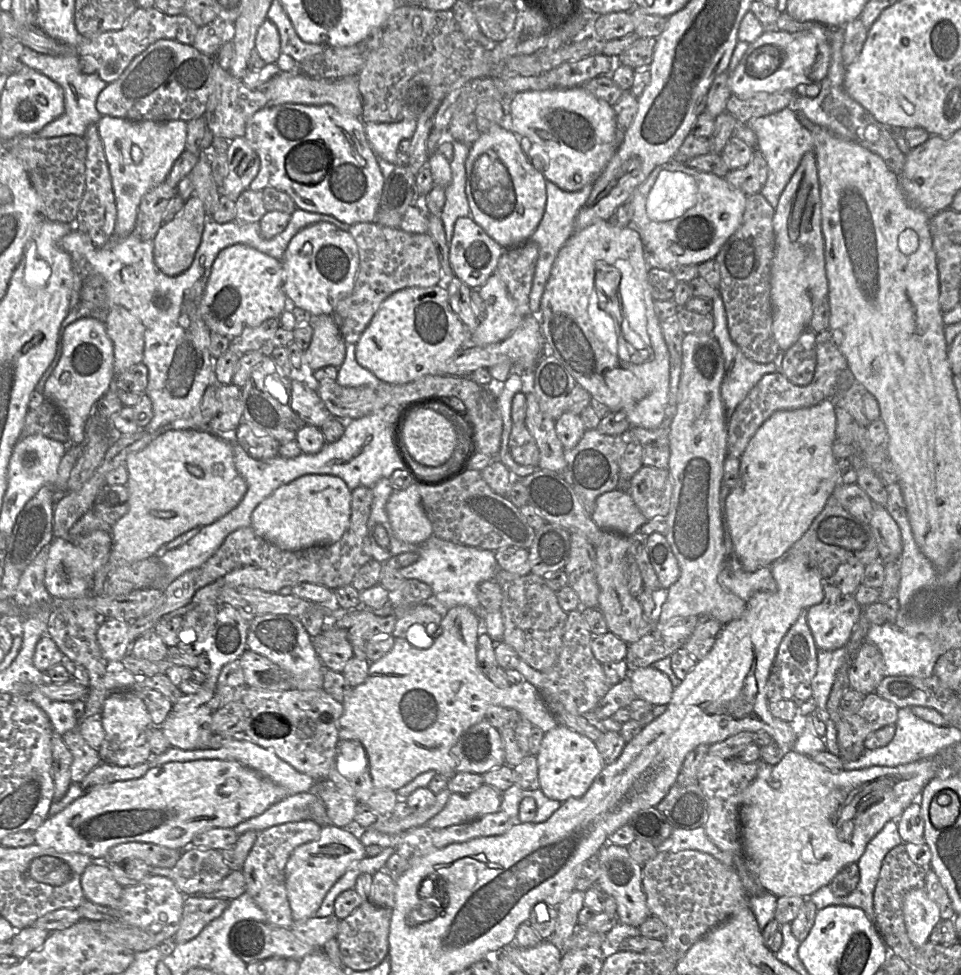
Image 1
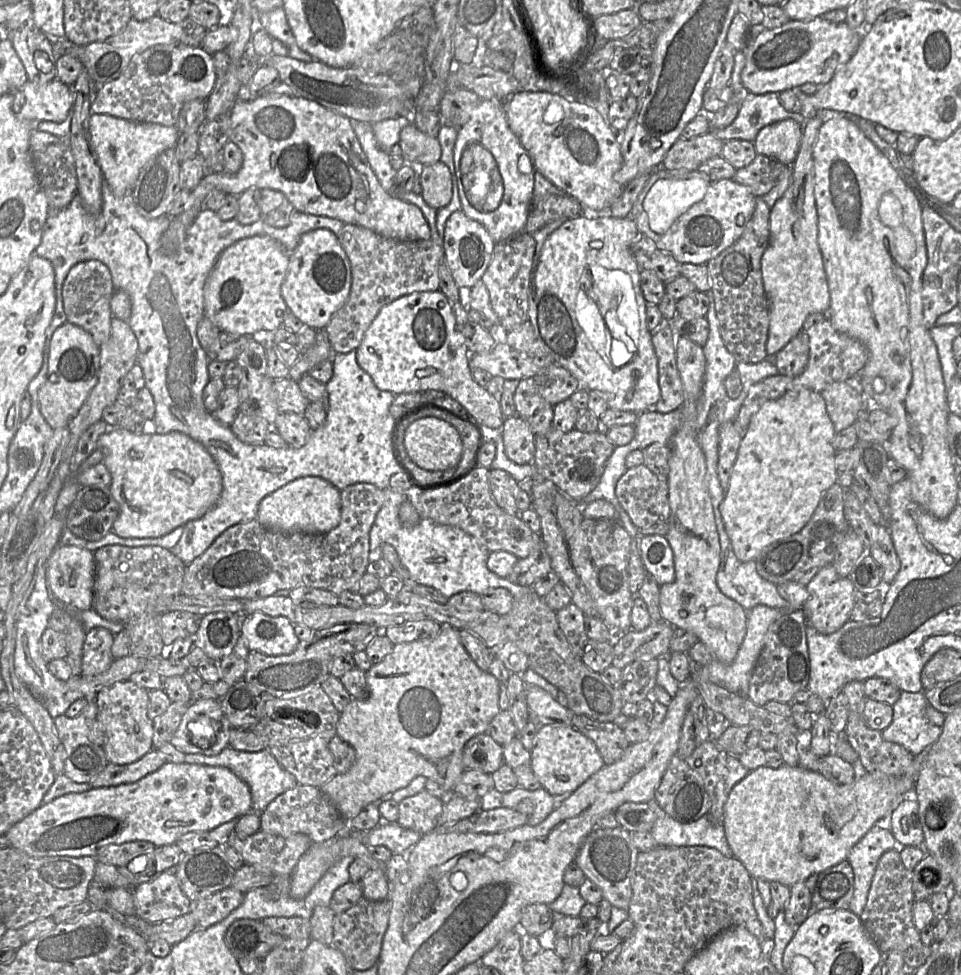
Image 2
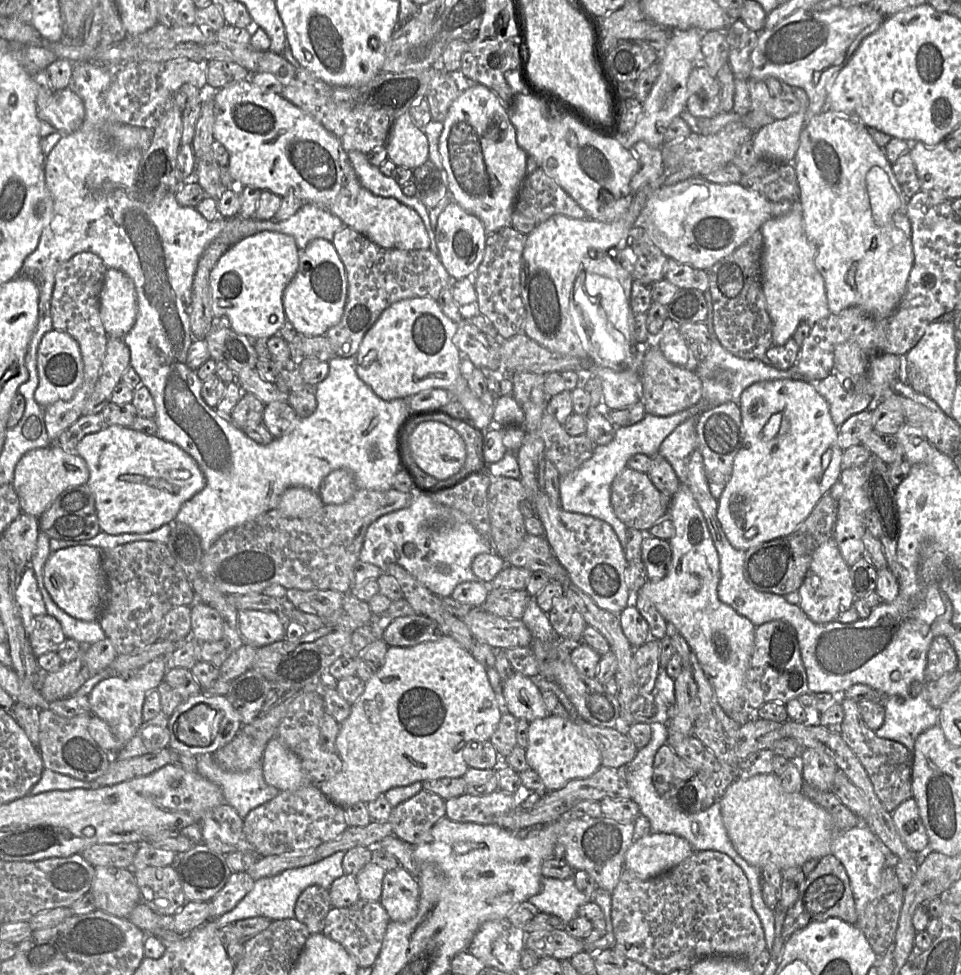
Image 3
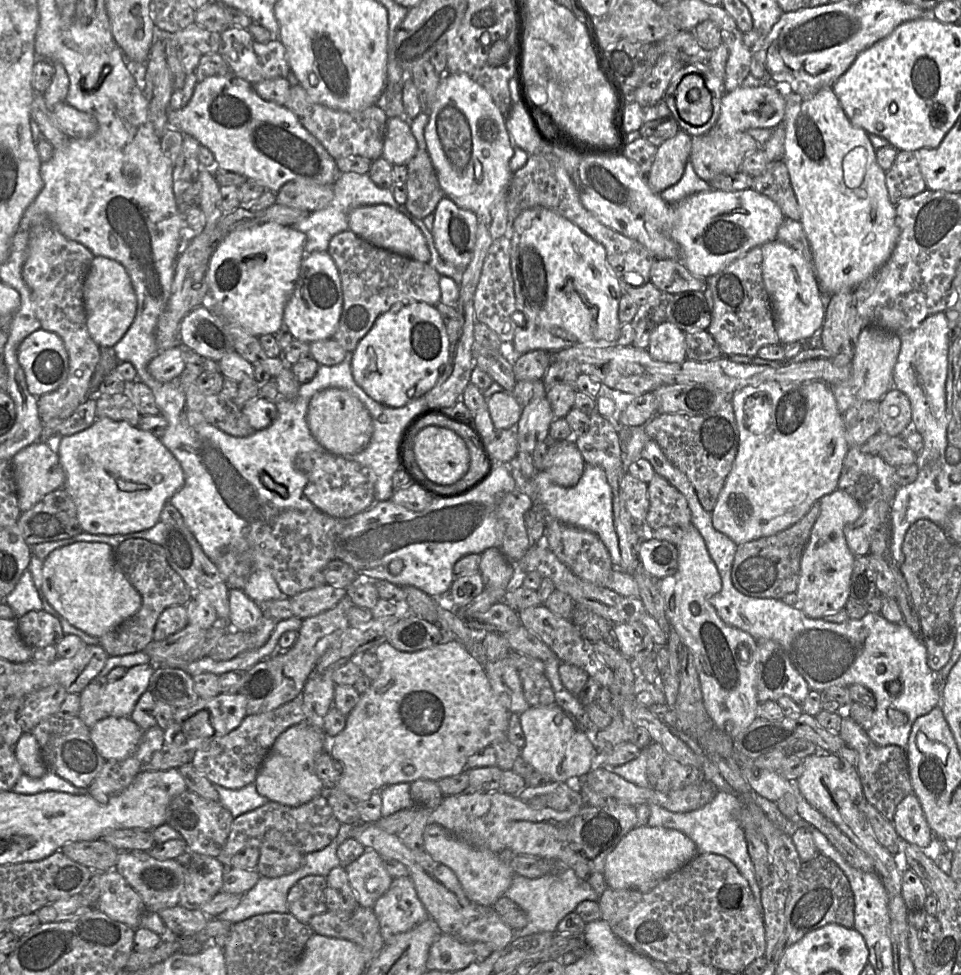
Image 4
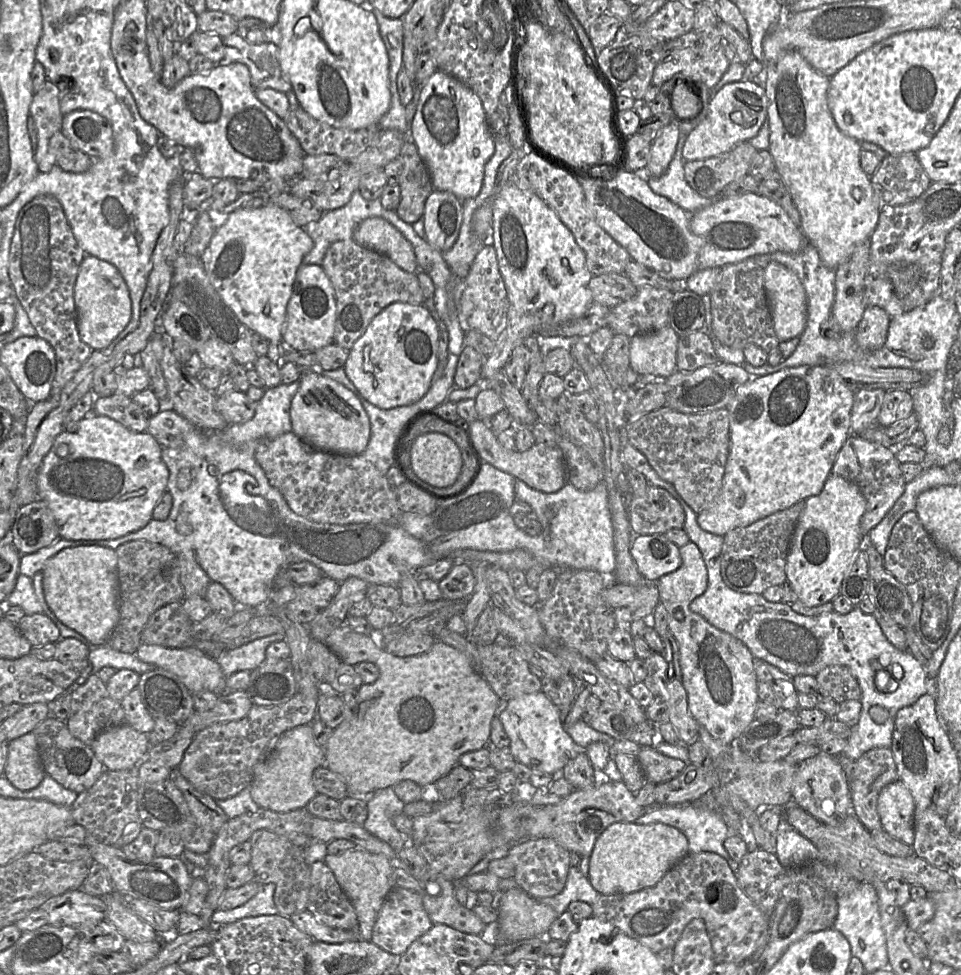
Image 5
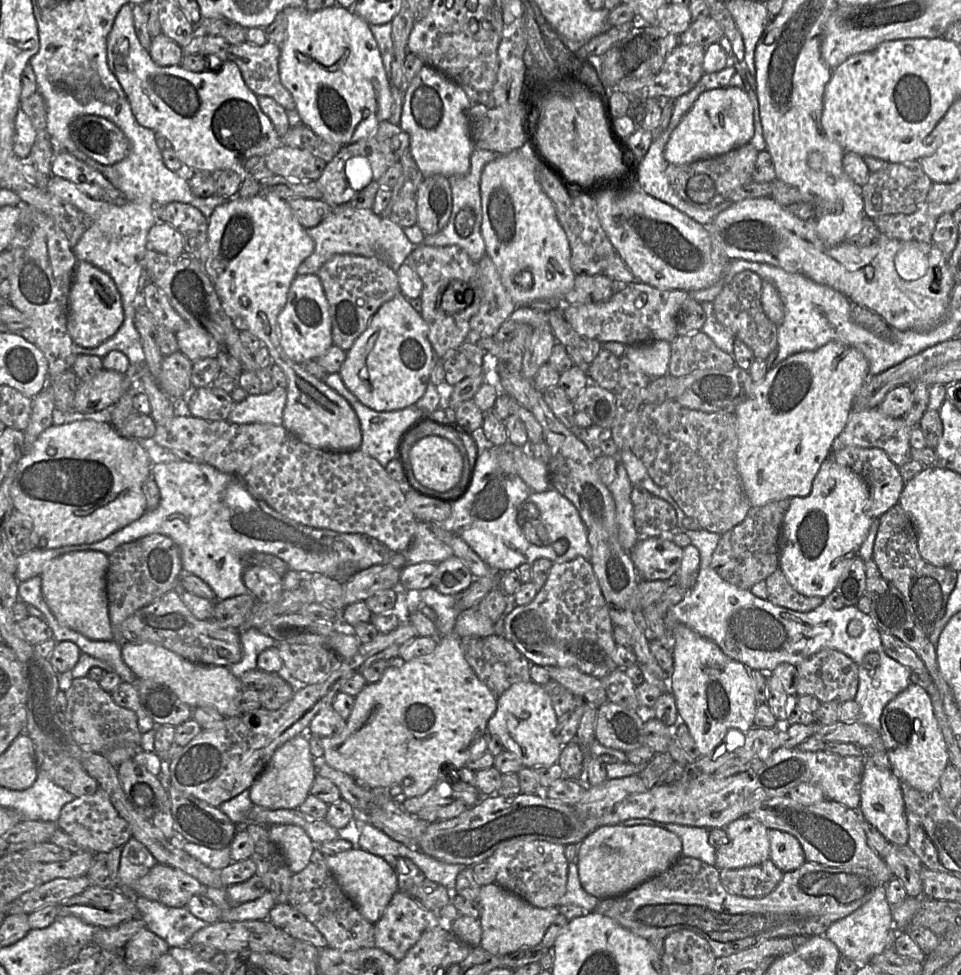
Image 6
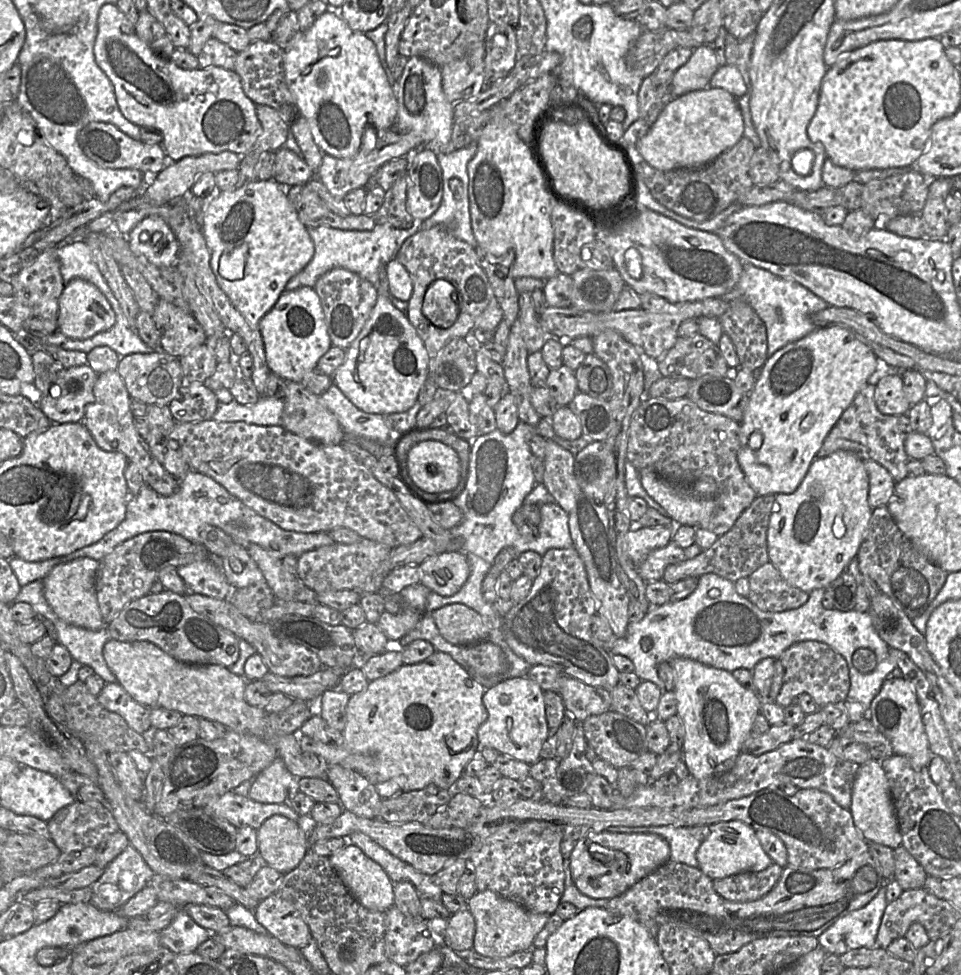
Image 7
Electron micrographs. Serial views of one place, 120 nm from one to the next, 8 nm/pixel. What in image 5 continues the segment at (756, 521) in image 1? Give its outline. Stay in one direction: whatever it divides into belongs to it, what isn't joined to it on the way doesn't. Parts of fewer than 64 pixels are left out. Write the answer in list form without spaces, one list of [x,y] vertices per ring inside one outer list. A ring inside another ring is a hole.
[[[803,365],[785,368],[766,376],[752,376],[748,382],[740,386],[735,397],[727,405],[730,419],[730,451],[723,477],[721,491],[713,505],[706,511],[697,515],[697,523],[701,529],[709,533],[724,536],[729,531],[746,527],[755,521],[767,517],[775,512],[787,509],[795,503],[805,501],[807,498],[818,495],[823,490],[825,481],[832,474],[834,461],[843,444],[851,434],[850,417],[854,401],[854,394],[837,372],[828,366]],[[759,405],[759,412],[754,409]]]

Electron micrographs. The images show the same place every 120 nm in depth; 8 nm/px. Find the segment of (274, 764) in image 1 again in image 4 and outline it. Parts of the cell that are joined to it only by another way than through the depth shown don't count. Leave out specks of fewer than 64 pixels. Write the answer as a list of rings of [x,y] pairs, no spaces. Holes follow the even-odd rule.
[[[254,782],[235,790],[219,785],[213,786],[219,795],[219,802],[234,818],[261,807],[269,801],[257,792]]]

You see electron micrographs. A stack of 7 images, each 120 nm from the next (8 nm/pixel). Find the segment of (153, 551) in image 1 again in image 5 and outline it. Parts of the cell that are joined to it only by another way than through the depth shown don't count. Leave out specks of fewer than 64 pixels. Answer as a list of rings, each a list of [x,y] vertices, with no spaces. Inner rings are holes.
[[[107,416],[84,418],[75,429],[62,430],[55,438],[52,448],[43,458],[37,473],[38,498],[45,501],[51,509],[59,527],[60,537],[67,540],[112,540],[145,527],[153,519],[153,510],[164,492],[167,491],[169,470],[162,459],[162,447],[147,432],[134,432]]]

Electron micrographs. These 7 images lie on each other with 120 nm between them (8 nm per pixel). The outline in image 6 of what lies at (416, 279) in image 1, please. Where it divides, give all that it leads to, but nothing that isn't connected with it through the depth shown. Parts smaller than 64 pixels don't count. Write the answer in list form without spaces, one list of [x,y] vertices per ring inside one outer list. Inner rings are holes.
[[[334,255],[322,265],[317,275],[329,304],[333,343],[346,352],[367,329],[377,310],[400,292],[397,272],[381,257]]]

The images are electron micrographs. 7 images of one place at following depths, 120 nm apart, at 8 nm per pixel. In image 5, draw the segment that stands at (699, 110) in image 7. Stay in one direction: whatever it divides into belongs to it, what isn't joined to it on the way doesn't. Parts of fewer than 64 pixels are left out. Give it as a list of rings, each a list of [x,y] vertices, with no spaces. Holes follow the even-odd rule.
[[[753,81],[725,84],[711,98],[705,118],[687,135],[682,150],[684,160],[687,162],[718,156],[751,140],[767,120],[768,104],[764,87]]]

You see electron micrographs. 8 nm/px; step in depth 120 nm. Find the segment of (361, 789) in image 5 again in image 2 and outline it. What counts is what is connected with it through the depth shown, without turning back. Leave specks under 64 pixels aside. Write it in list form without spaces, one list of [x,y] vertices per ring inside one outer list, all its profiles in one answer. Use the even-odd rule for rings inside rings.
[[[443,625],[437,637],[413,642],[395,644],[392,651],[384,659],[366,672],[366,683],[368,685],[368,696],[364,699],[353,699],[340,714],[337,723],[337,735],[342,741],[348,743],[355,751],[355,760],[352,767],[342,774],[334,776],[323,786],[321,791],[336,806],[340,814],[348,821],[356,817],[360,811],[370,803],[377,803],[400,789],[407,787],[418,776],[424,776],[438,782],[448,792],[453,792],[462,774],[466,770],[463,765],[463,748],[472,737],[488,732],[488,727],[493,718],[501,711],[499,706],[499,694],[501,682],[490,672],[483,671],[474,662],[463,646],[459,629],[450,625]]]

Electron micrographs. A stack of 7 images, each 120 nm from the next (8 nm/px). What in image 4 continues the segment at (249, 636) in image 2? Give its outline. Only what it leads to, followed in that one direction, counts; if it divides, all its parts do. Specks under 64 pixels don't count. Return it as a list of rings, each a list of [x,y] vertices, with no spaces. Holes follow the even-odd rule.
[[[229,589],[229,605],[230,613],[226,624],[232,630],[253,632],[263,619],[261,605],[250,599],[241,589]]]

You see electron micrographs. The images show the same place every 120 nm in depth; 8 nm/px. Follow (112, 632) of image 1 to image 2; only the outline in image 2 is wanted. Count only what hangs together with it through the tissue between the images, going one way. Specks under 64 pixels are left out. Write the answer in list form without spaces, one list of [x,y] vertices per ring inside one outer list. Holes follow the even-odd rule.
[[[98,627],[87,631],[83,652],[80,677],[93,677],[106,671],[114,657],[111,647],[115,635],[106,628]]]

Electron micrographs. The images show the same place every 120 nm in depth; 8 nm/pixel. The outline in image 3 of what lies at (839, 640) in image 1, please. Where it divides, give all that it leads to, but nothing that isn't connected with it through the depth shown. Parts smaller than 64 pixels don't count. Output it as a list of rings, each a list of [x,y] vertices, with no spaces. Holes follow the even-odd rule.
[[[834,537],[822,543],[814,551],[810,567],[798,593],[800,595],[800,608],[817,624],[836,621],[841,613],[852,607],[855,595],[850,577],[850,566],[841,556]]]

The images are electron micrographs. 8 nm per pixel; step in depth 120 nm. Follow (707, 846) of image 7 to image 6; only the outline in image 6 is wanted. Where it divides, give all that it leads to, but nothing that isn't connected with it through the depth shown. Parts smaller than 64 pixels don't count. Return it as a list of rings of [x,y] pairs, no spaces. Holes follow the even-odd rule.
[[[742,817],[723,829],[729,842],[716,849],[715,866],[719,870],[751,867],[769,859],[769,829],[756,819]]]

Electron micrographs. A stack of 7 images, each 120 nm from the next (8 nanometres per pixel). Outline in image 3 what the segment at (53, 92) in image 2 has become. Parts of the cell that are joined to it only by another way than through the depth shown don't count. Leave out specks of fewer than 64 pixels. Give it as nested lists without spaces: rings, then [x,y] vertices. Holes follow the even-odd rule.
[[[70,87],[55,90],[48,105],[37,111],[37,117],[51,124],[58,133],[70,135],[79,130],[85,120],[84,104]]]

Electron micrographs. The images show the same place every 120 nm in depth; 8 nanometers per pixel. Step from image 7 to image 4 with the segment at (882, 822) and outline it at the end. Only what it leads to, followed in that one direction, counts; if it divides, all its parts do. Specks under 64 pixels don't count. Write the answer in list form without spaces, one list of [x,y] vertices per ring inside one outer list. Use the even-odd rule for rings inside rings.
[[[911,793],[896,807],[891,820],[897,835],[906,842],[928,848],[934,835],[928,826],[917,797]]]

